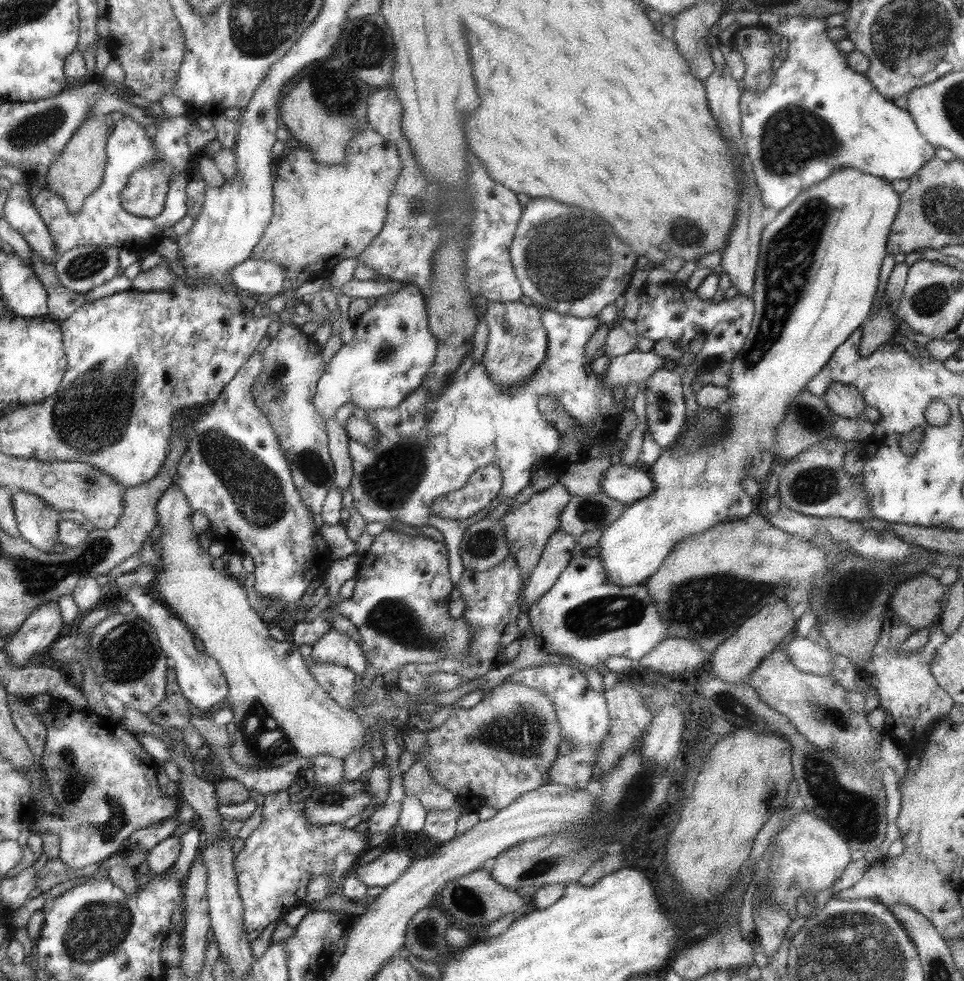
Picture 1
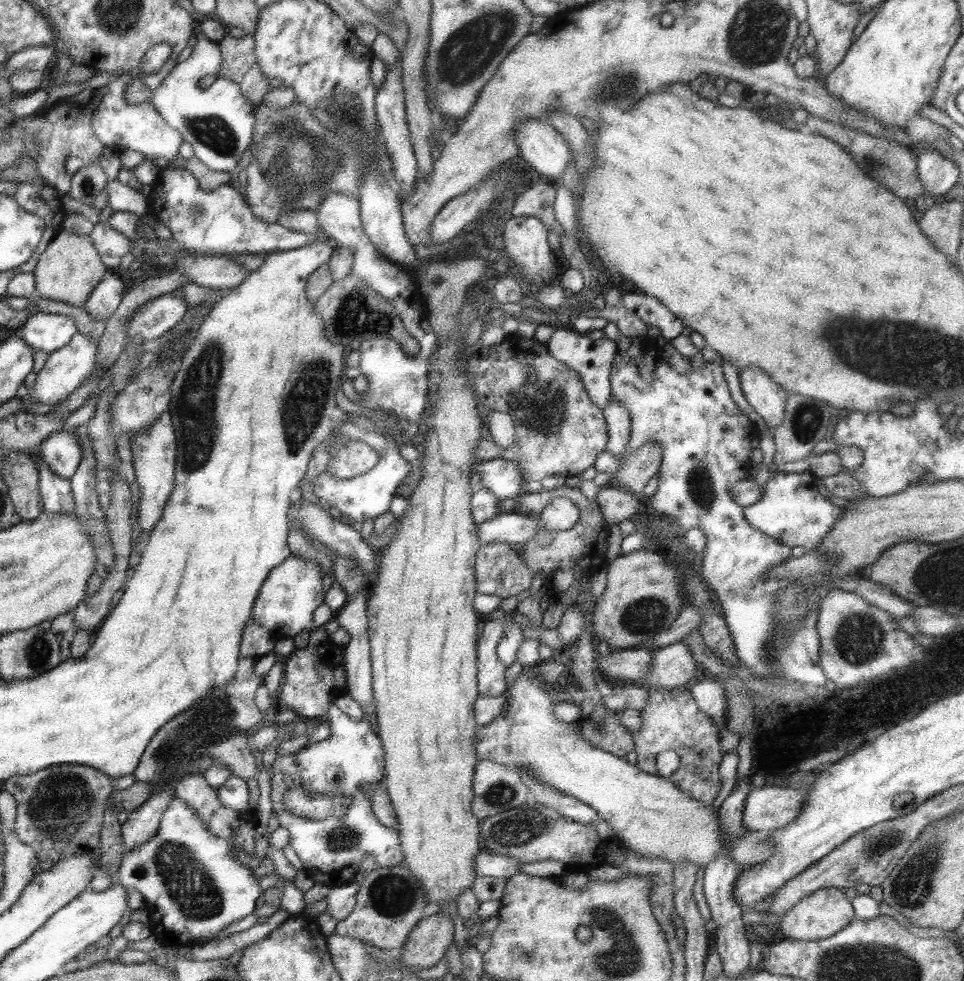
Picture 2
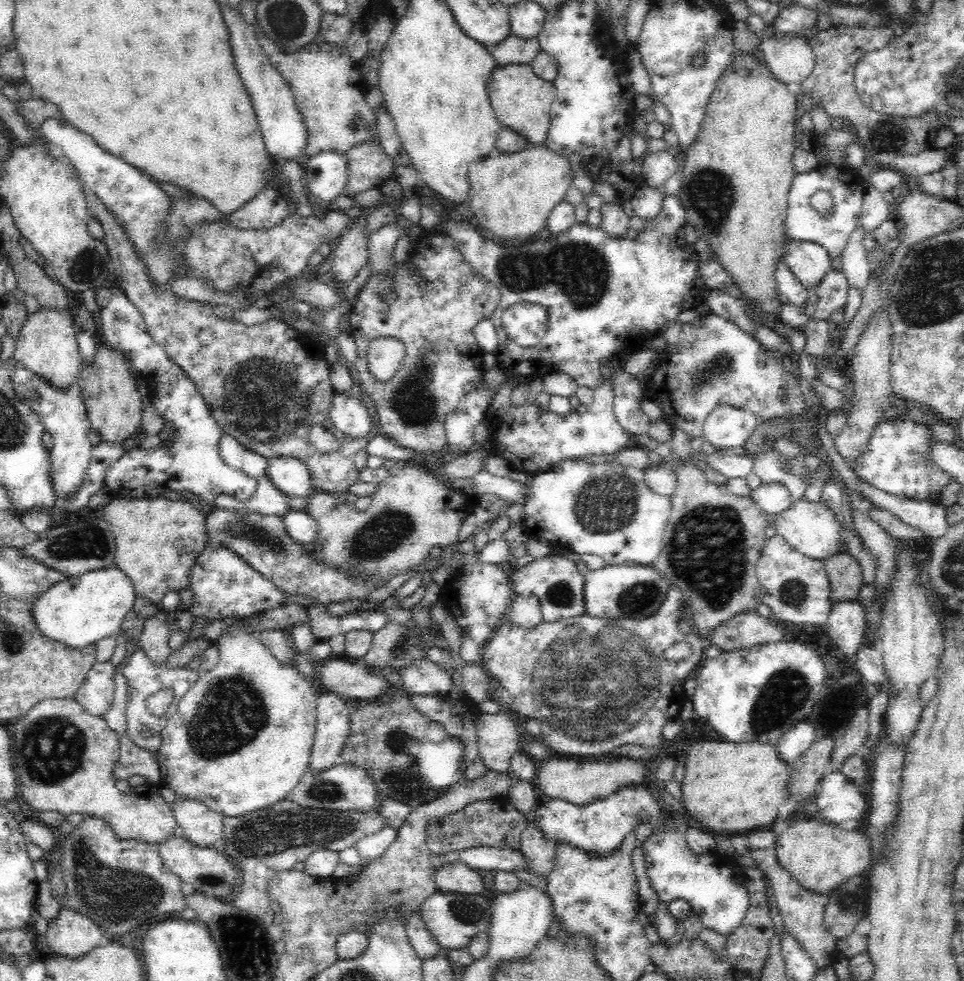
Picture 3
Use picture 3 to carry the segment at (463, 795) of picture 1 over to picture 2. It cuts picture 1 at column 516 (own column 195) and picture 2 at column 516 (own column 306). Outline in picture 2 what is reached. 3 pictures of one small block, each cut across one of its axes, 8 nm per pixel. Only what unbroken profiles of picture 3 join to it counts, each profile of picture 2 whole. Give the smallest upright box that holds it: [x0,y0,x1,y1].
[475,668,723,866]

